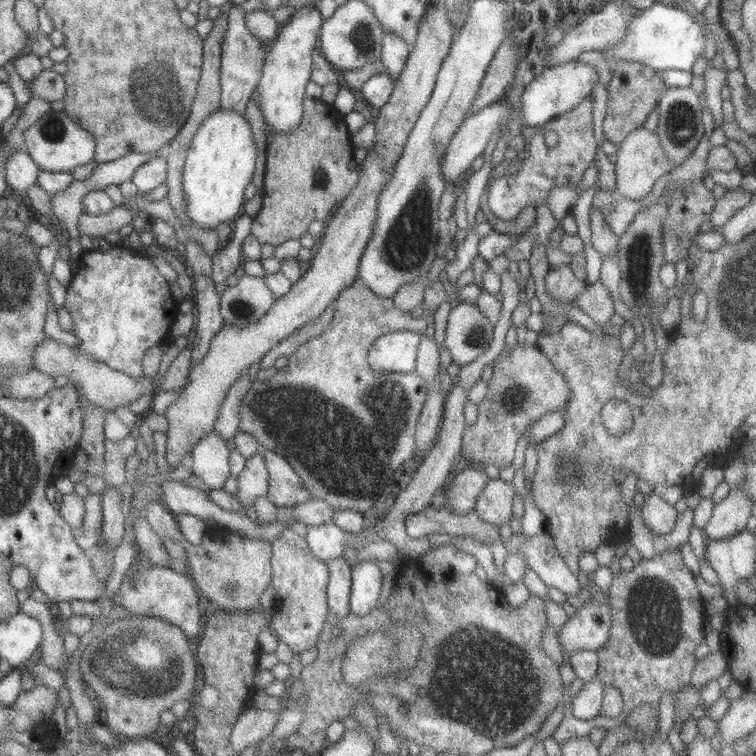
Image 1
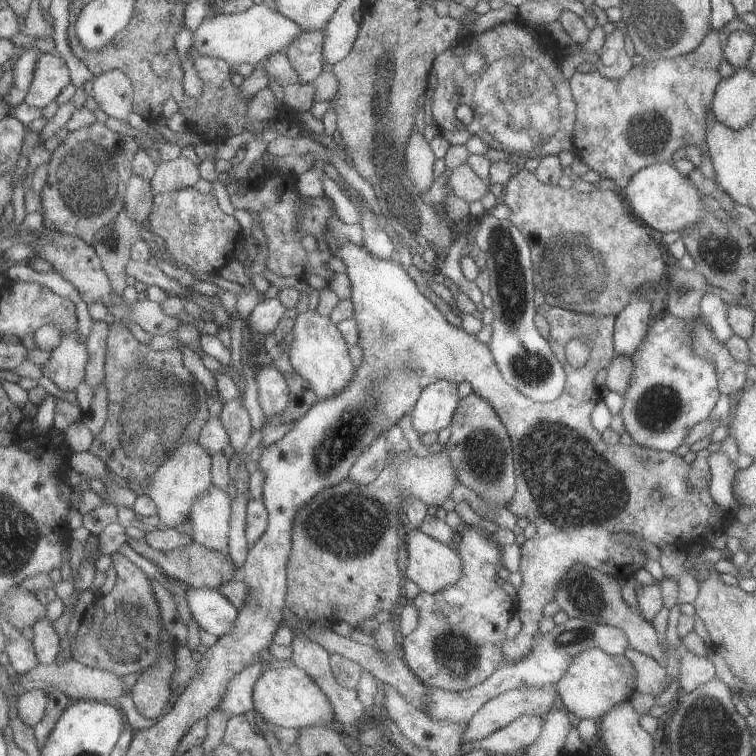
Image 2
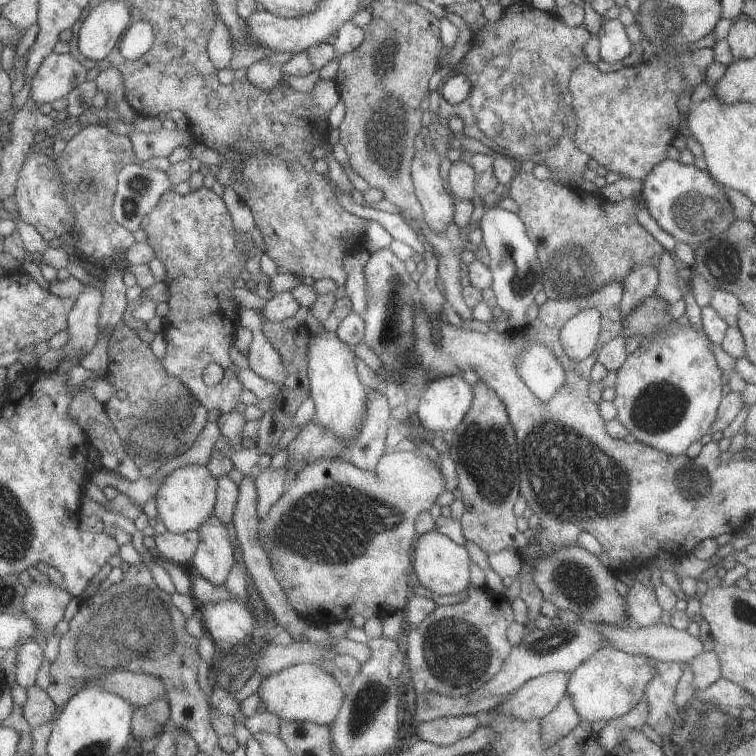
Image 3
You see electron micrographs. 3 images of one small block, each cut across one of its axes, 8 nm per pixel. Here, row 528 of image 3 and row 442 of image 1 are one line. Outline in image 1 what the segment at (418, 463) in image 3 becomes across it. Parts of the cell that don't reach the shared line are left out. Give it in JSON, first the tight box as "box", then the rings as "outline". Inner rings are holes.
{"box":[241,279,428,514],"outline":[[[357,279],[354,284],[348,286],[335,300],[332,320],[329,322],[329,325],[323,329],[321,334],[318,337],[309,338],[304,344],[301,344],[292,355],[288,356],[288,364],[286,364],[286,367],[278,370],[278,374],[275,378],[266,381],[256,380],[256,382],[253,383],[250,396],[246,397],[241,404],[241,430],[249,432],[258,438],[265,450],[273,450],[285,457],[292,467],[298,471],[301,479],[306,484],[306,487],[308,487],[310,498],[325,499],[329,502],[330,507],[332,507],[334,511],[352,510],[362,514],[376,511],[374,508],[378,506],[378,502],[374,502],[374,500],[378,500],[382,488],[386,486],[386,484],[382,484],[382,482],[388,482],[388,478],[390,478],[392,474],[395,474],[396,468],[399,468],[408,458],[414,457],[416,448],[416,425],[418,424],[419,414],[421,413],[421,408],[425,402],[428,390],[424,380],[422,380],[418,374],[402,373],[397,375],[394,373],[374,372],[374,370],[368,366],[368,362],[366,362],[366,355],[368,355],[371,344],[374,344],[375,340],[380,338],[383,334],[398,330],[417,331],[416,326],[422,326],[422,328],[426,326],[424,316],[413,317],[412,315],[400,311],[400,309],[394,305],[392,299],[377,296]]]}

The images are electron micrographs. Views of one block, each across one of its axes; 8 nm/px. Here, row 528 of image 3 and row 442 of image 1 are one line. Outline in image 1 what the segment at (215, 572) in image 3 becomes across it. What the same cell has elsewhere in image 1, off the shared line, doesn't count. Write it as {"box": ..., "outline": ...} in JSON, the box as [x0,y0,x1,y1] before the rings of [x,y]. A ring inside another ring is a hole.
{"box":[193,430,231,489],"outline":[[[215,430],[193,448],[193,470],[210,489],[224,488],[231,473],[231,449],[228,440]]]}

